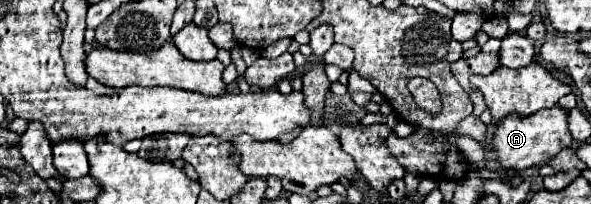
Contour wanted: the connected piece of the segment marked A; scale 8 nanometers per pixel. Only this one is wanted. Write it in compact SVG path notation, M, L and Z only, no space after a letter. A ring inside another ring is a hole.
M551 107L537 111L533 115L521 117L521 115L507 115L497 123L495 135L491 139L495 161L501 169L497 171L523 171L527 167L543 165L551 157L555 157L561 149L569 147L573 143L571 133L567 131L567 111L561 107Z

